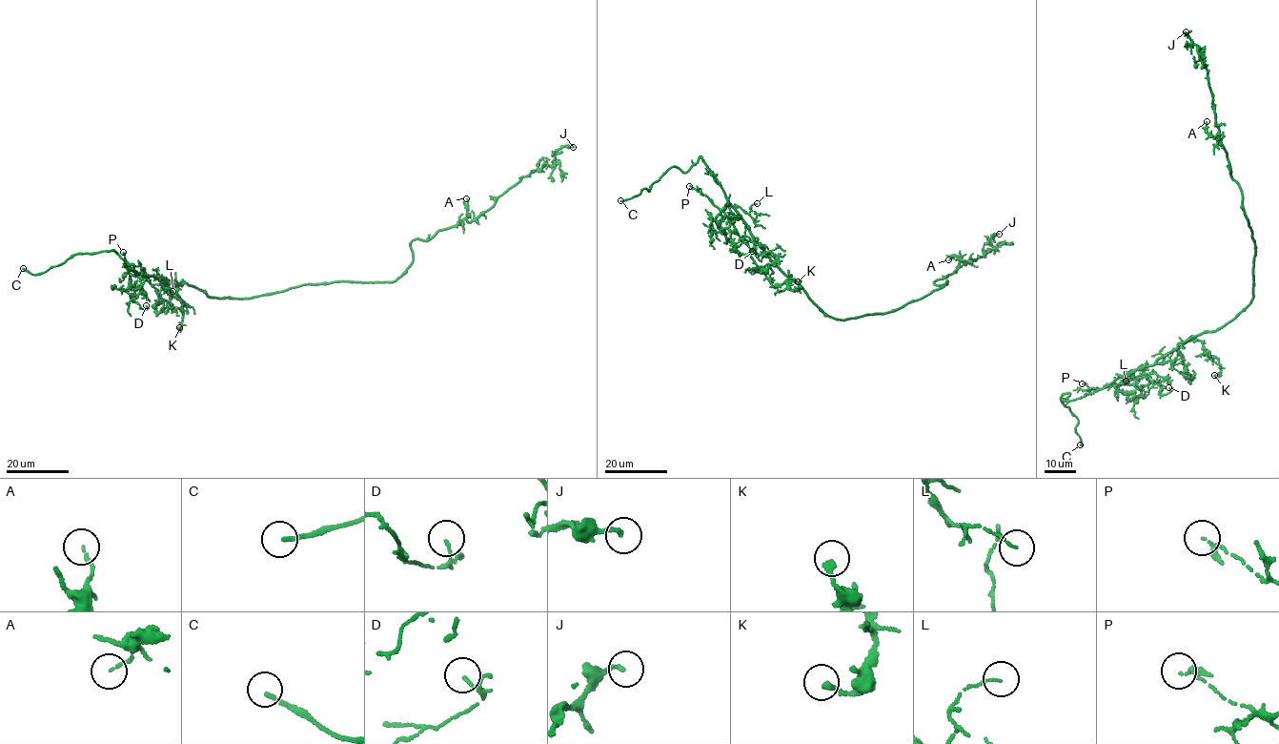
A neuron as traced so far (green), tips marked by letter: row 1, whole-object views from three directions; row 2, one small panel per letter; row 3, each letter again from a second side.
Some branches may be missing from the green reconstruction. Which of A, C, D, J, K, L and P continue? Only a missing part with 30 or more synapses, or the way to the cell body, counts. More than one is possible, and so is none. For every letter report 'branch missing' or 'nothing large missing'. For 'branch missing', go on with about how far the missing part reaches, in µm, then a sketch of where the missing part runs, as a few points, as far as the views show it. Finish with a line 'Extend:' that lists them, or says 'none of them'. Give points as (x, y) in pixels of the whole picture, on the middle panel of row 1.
A: nothing large missing
C: branch missing | 5 µm
D: nothing large missing
J: nothing large missing
K: nothing large missing
L: nothing large missing
P: nothing large missing
Extend: C

